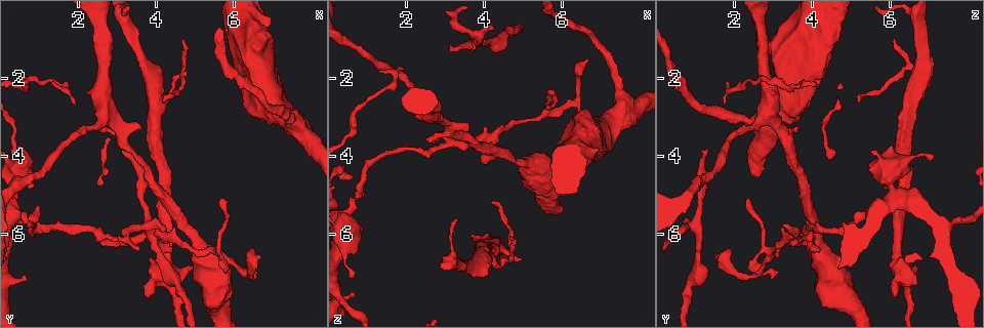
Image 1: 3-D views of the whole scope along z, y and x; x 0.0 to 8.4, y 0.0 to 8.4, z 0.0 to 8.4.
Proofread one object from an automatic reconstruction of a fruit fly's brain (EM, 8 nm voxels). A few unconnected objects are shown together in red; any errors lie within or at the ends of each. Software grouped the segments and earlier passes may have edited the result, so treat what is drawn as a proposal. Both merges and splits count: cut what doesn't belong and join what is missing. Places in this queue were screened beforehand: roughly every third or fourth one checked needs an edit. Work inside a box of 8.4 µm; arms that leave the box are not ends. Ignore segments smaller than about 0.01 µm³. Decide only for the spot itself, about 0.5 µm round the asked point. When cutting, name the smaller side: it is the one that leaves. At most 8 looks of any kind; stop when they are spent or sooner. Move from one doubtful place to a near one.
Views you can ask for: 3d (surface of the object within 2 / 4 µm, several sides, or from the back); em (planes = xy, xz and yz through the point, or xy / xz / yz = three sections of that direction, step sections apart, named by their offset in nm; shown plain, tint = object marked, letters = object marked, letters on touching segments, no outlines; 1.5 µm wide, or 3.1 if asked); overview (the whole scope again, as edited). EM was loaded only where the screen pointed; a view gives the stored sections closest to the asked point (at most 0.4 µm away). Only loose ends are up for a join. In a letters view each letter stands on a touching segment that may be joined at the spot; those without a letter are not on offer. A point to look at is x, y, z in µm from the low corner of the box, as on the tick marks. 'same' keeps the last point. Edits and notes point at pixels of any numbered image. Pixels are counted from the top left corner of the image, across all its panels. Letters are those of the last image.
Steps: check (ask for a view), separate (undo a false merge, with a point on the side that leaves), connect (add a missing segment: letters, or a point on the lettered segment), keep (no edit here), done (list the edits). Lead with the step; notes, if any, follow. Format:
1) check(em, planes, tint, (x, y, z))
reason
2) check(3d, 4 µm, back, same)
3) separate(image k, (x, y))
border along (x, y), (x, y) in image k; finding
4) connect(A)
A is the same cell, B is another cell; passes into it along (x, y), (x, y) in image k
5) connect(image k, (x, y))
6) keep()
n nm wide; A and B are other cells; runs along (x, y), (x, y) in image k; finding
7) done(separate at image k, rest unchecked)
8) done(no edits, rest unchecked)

check(3d, 2 µm, back, (4.25, 2.65, 5.15))
branch stops here

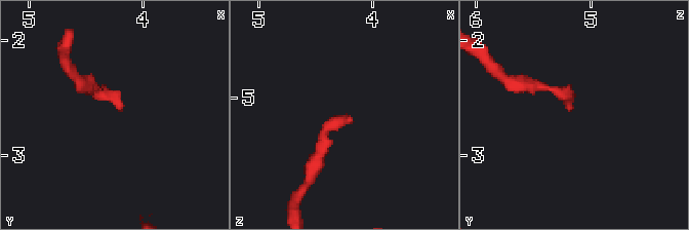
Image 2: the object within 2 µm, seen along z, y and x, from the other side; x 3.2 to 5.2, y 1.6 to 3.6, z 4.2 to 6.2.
check(em, planes, letters, (4.20, 2.60, 5.16))

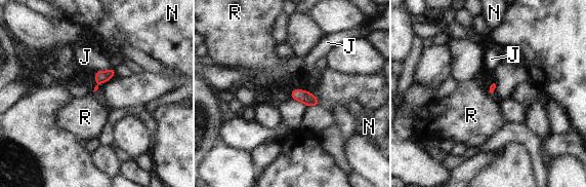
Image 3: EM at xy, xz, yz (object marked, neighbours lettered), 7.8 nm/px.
keep()
J touches over 130 nm; J, N and R are other cells; border along (489, 90), (492, 94) in image 3; none of them fits

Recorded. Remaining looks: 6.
check(em, planes, letters, (0.70, 7.20, 7.60))

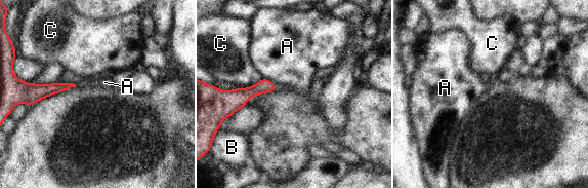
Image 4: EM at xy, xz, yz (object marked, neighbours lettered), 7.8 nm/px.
keep()
A, B and C are other cells; border along (261, 78), (266, 78), (271, 82) in image 4; none of them fits

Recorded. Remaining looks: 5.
check(em, planes, letters, (0.55, 4.05, 7.15))
thin end

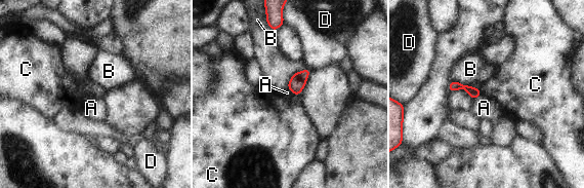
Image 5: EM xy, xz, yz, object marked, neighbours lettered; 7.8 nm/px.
keep()
80 nm wide; A, B, C and D are other cells; border along (481, 92), (476, 99) in image 5; no lettered segment goes on from it

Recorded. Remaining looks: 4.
done(no edits, rest unchecked)

